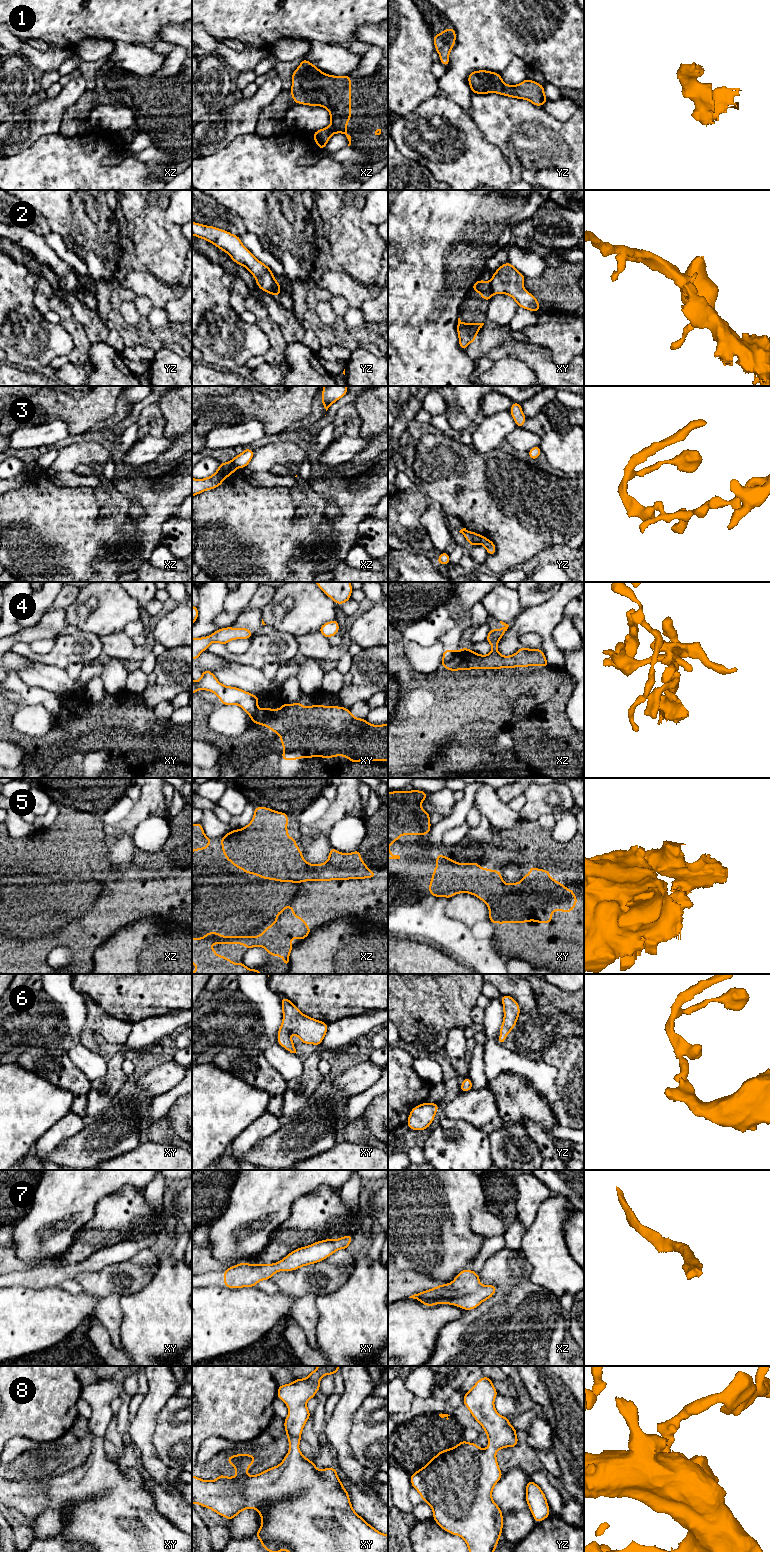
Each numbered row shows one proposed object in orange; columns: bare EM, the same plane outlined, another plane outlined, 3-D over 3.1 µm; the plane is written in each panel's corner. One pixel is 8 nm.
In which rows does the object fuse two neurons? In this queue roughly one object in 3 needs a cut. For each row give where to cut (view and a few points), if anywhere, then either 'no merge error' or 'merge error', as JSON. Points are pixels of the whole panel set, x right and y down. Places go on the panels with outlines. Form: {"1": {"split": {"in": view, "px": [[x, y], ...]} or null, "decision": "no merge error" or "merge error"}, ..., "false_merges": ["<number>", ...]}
{"1": {"split": null, "decision": "no merge error"}, "2": {"split": {"in": "xy", "px": [[489, 283], [490, 290], [493, 293]]}, "decision": "merge error"}, "3": {"split": {"in": "xz", "px": [[232, 460], [237, 467]]}, "decision": "merge error"}, "4": {"split": {"in": "xz", "px": [[458, 651], [450, 660], [442, 663]]}, "decision": "merge error"}, "5": {"split": null, "decision": "no merge error"}, "6": {"split": null, "decision": "no merge error"}, "7": {"split": null, "decision": "no merge error"}, "8": {"split": null, "decision": "no merge error"}, "false_merges": ["2", "3", "4"]}

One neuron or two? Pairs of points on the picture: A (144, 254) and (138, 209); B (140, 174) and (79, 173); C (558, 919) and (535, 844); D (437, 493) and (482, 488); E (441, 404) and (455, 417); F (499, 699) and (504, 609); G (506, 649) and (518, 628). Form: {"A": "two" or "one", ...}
{"A": "one", "B": "one", "C": "one", "D": "one", "E": "two", "F": "two", "G": "one"}

